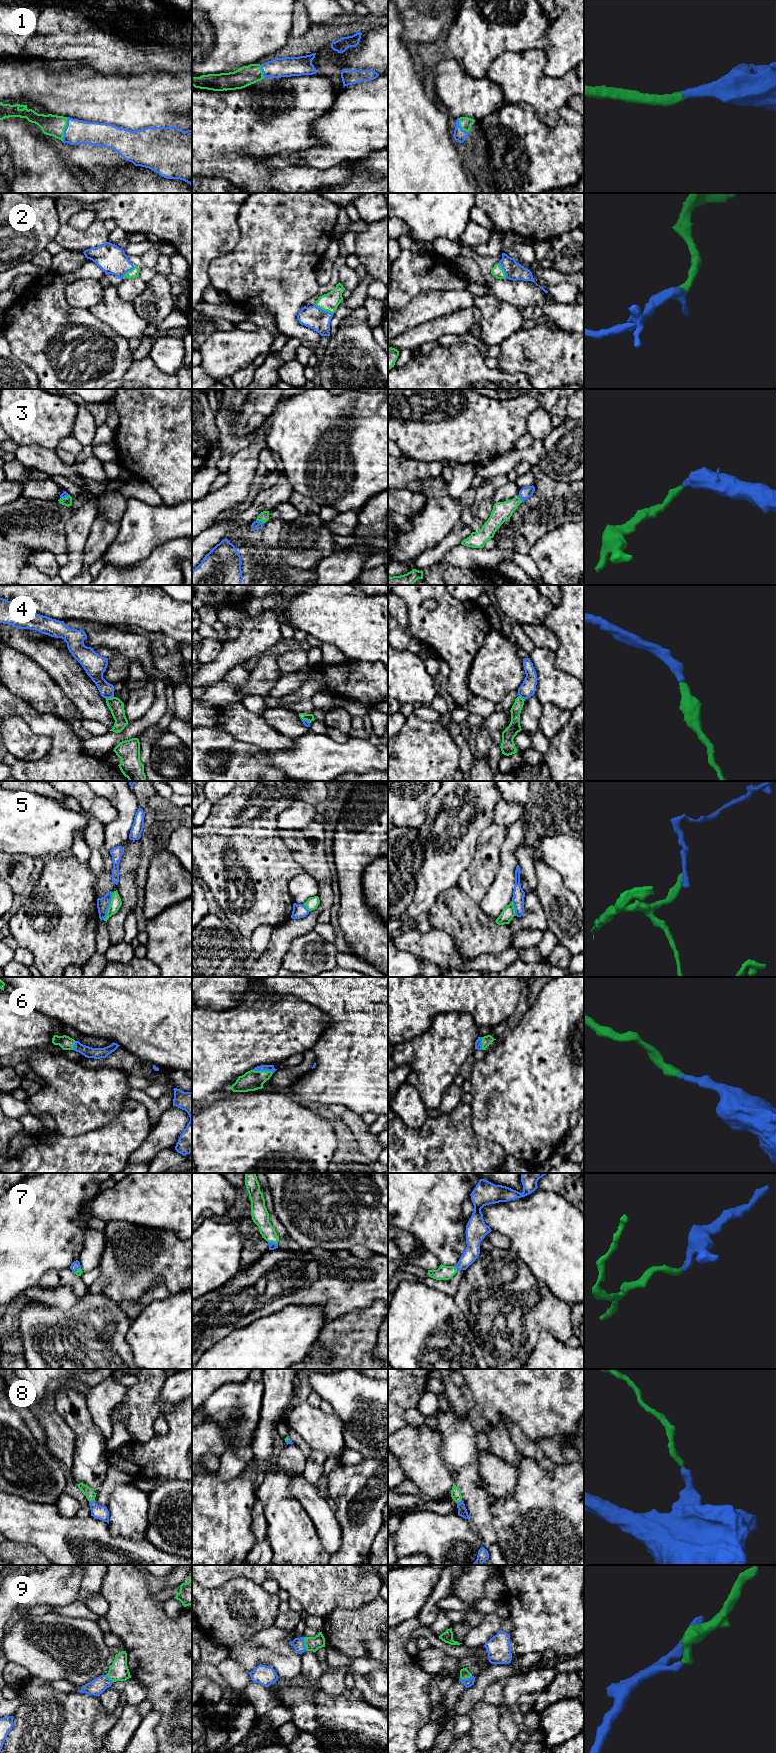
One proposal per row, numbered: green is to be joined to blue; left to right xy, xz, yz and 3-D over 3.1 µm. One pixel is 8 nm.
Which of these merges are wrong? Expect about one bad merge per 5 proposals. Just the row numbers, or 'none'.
5

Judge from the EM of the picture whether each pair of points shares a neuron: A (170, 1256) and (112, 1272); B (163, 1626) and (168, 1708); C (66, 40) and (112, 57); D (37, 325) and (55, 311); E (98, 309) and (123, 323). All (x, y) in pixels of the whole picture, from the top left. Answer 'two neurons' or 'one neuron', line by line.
A: one neuron
B: one neuron
C: one neuron
D: one neuron
E: one neuron

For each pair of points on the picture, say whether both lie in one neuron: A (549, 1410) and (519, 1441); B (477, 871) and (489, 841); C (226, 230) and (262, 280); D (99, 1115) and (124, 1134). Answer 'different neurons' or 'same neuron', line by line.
A: different neurons
B: same neuron
C: different neurons
D: different neurons

